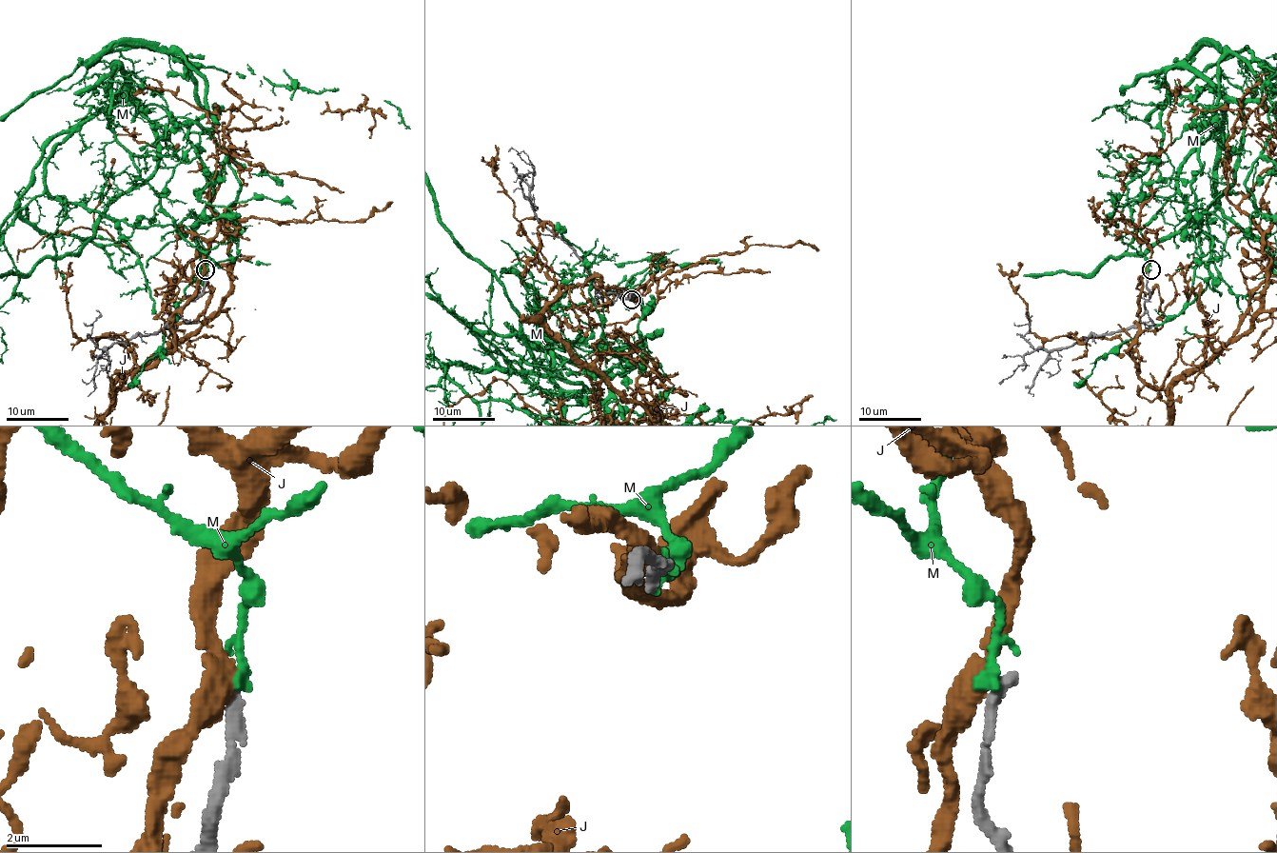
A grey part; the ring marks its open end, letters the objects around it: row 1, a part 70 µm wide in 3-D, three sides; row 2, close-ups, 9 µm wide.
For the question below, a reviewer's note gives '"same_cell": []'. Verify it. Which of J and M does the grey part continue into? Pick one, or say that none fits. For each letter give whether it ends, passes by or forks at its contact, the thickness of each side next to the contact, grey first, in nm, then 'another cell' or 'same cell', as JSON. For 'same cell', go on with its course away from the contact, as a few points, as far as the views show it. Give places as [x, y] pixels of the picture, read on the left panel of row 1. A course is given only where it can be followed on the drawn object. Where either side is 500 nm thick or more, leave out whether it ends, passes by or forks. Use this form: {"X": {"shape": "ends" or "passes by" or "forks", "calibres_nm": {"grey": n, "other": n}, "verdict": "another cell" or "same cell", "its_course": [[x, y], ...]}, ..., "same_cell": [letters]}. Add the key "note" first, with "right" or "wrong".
{"note": "right", "J": {"shape": "passes by", "calibres_nm": {"grey": 300, "other": 400}, "verdict": "another cell"}, "M": {"shape": "passes by", "calibres_nm": {"grey": 300, "other": 150}, "verdict": "another cell"}, "same_cell": []}

